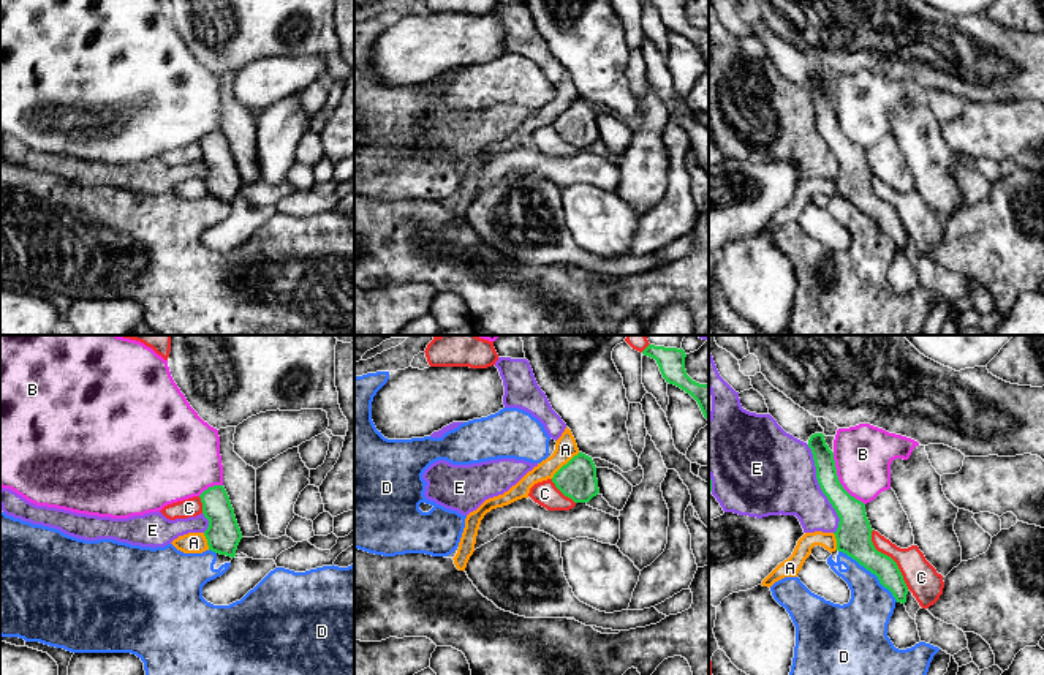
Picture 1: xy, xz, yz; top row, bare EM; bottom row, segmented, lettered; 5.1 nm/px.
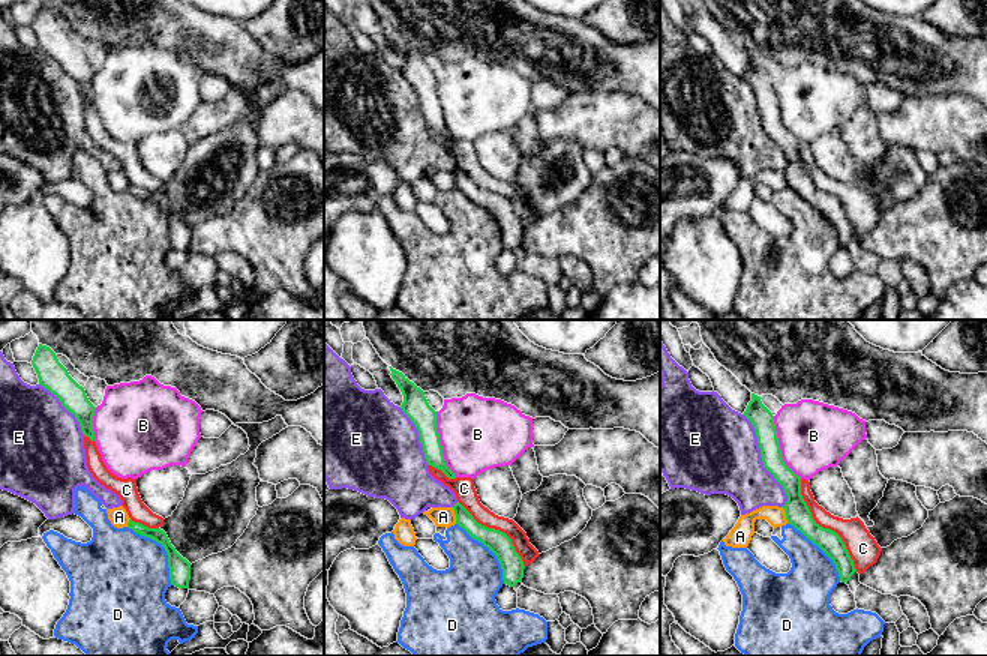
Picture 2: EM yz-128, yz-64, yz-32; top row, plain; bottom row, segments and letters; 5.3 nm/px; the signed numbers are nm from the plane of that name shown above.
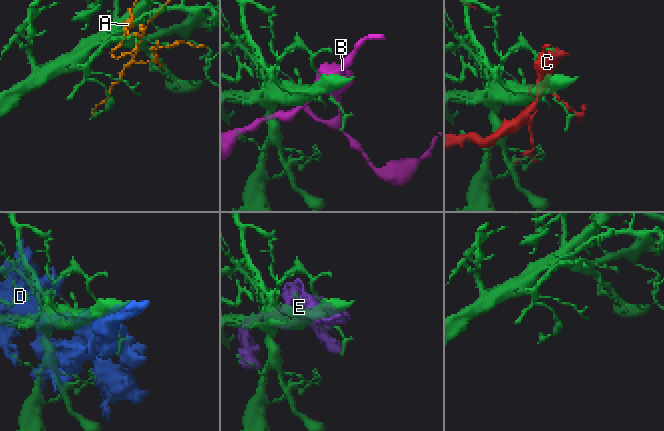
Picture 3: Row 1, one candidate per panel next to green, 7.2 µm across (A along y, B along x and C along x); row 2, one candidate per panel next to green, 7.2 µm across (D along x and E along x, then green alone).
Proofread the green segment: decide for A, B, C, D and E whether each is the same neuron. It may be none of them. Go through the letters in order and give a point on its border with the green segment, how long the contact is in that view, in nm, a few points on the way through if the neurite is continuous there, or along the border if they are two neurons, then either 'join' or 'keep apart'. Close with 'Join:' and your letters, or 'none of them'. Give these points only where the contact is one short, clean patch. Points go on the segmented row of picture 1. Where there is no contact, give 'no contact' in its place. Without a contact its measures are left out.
A: meets green in xz at (567, 463); contact 200 nm long; keep apart
B: meets green in yz at (839, 481); contact 320 nm long; keep apart
C: meets green in yz at (889, 557); contact 360 nm long; keep apart
D: meets green in yz at (870, 571); contact 400 nm long; keep apart
E: meets green in yz at (821, 489); contact 480 nm long; keep apart
Join: none of them

